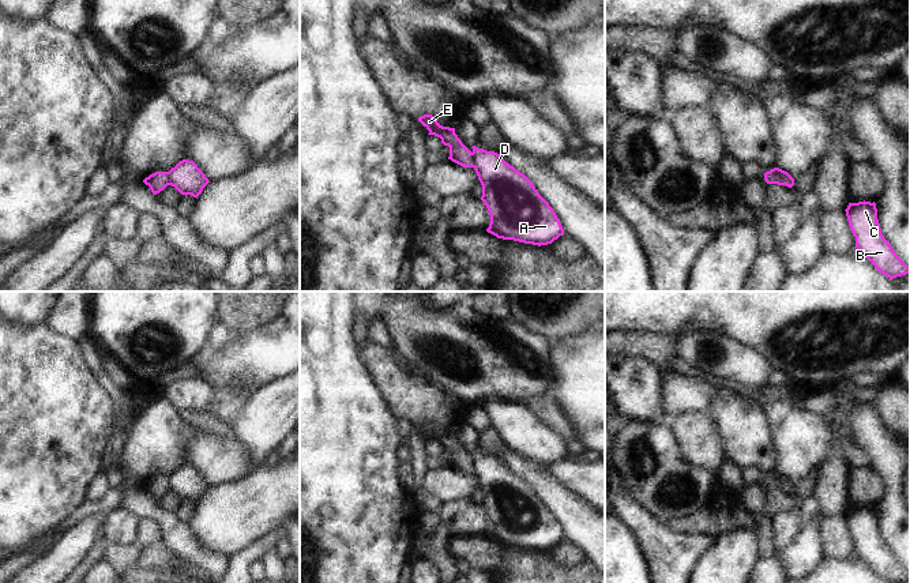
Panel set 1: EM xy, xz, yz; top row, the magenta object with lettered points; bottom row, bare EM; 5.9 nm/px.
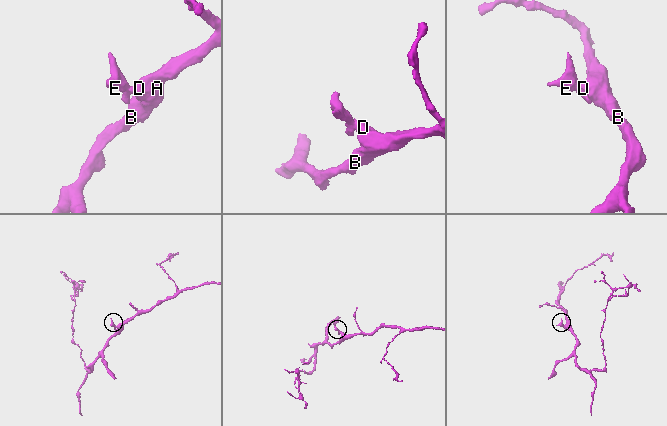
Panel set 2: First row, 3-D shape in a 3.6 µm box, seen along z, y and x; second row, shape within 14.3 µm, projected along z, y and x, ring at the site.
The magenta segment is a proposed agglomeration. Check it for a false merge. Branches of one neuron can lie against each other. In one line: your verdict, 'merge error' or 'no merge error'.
merge error

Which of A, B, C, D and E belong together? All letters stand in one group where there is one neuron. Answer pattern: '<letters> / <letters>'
A B C D / E

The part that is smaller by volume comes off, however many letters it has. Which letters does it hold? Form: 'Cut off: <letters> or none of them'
Cut off: E

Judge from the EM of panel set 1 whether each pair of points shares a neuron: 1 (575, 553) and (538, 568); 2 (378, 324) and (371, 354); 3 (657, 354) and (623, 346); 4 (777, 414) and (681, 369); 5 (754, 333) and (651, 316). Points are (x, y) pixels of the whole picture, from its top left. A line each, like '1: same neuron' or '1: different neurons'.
1: different neurons
2: different neurons
3: same neuron
4: same neuron
5: same neuron

